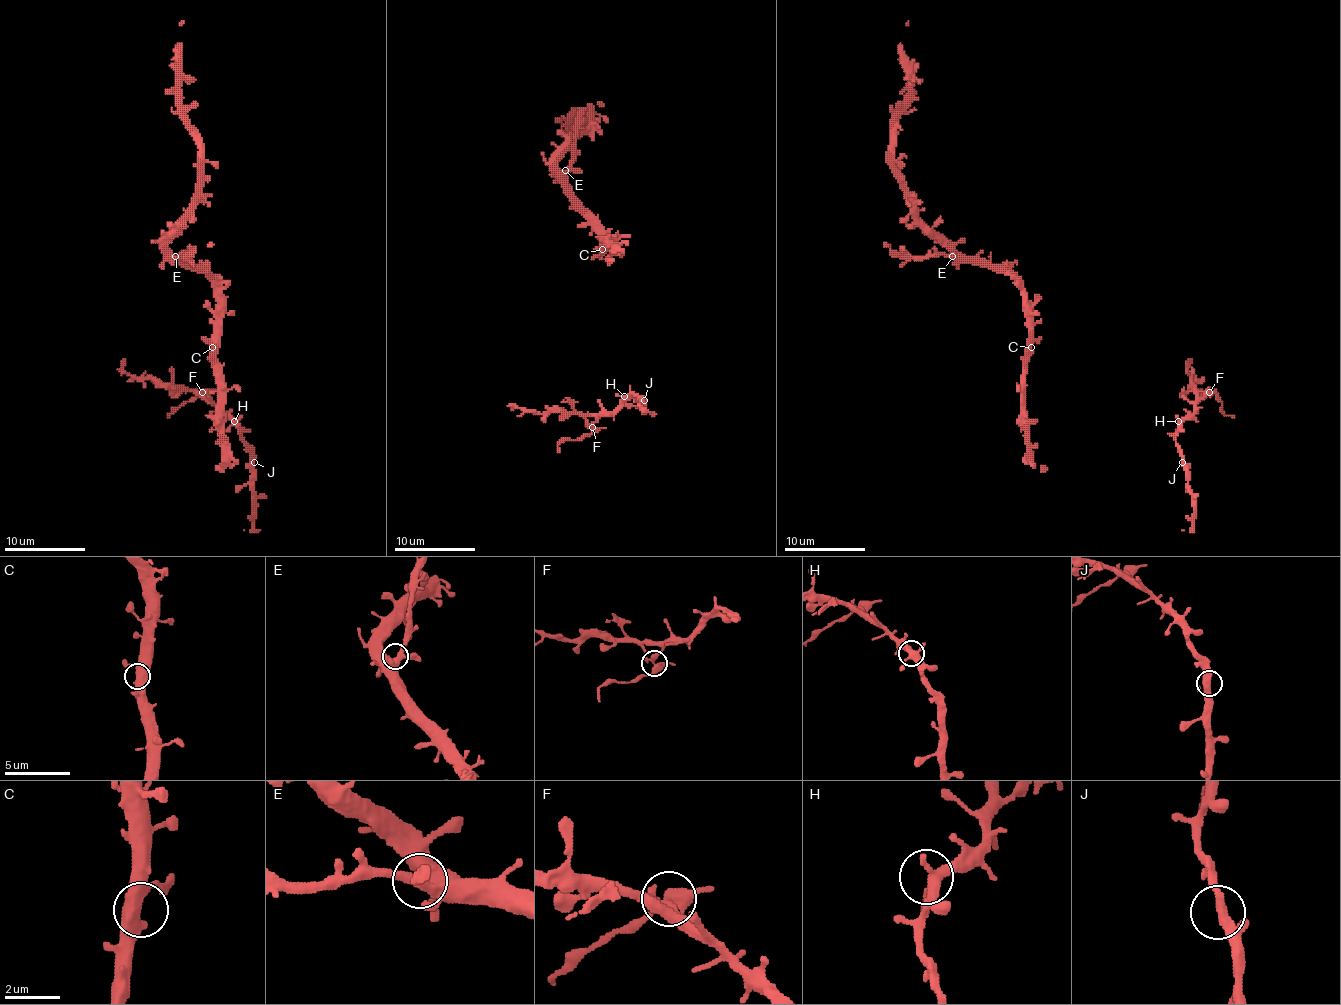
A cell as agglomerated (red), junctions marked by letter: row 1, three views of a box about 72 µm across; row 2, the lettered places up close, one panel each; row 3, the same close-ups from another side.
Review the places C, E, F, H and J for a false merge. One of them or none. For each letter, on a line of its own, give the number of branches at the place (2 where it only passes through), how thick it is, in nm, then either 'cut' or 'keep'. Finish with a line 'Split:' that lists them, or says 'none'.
C: 3 branches meet; 480 nm thick; keep
E: 4 branches meet; 460 nm thick; keep
F: 4 branches meet; 400 nm thick; cut
H: 4 branches meet; 360 nm thick; keep
J: 3 branches meet; 340 nm thick; keep
Split: F

